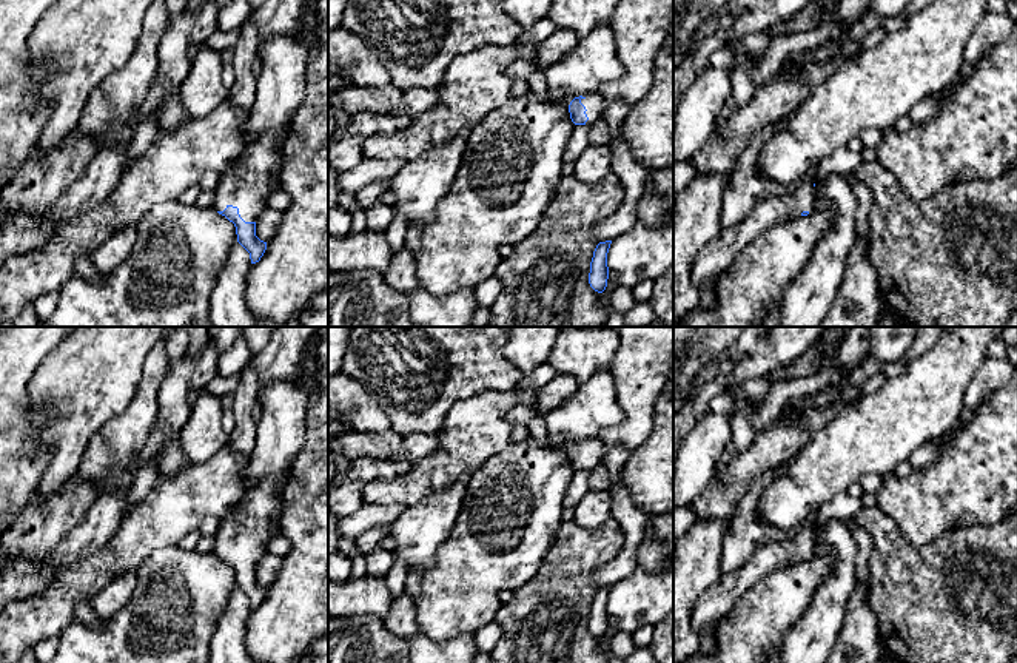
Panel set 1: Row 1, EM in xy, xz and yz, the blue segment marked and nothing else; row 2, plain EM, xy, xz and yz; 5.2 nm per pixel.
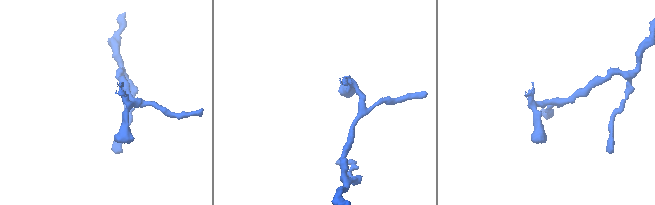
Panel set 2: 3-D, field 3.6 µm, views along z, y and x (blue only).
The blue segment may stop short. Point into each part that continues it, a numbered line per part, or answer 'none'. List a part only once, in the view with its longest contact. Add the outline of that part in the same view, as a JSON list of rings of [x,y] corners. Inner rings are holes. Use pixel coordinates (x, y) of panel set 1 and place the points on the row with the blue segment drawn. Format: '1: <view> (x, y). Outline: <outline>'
1: xz (594, 62). Outline: [[[604,23],[579,37],[576,48],[547,71],[545,80],[550,97],[567,106],[581,96],[589,117],[586,125],[590,125],[606,111],[601,88],[621,79],[623,74],[624,68],[616,54],[612,28]]]

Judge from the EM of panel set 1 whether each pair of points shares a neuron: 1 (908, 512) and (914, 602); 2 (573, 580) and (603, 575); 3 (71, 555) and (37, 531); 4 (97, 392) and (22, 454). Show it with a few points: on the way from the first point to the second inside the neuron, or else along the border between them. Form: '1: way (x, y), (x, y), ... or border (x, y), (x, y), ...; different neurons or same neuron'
1: border (885, 514), (919, 546), (929, 545), (945, 534); different neurons
2: border (618, 554), (592, 572), (590, 583), (597, 589); different neurons
3: border (82, 518), (65, 537), (62, 549), (54, 558); different neurons
4: border (39, 403), (54, 409), (39, 429), (40, 475); different neurons

